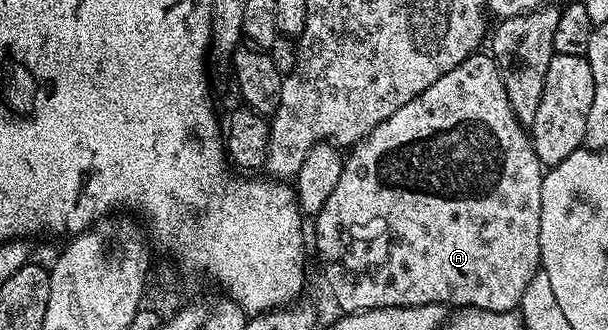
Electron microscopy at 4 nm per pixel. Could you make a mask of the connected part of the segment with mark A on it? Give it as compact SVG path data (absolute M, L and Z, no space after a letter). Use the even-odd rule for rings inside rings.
M488 52L471 54L469 58L462 60L462 64L458 64L458 68L450 68L450 72L438 76L438 80L434 80L434 84L430 84L430 88L426 88L421 94L414 96L414 100L410 100L410 104L402 104L402 108L398 108L398 112L394 112L386 120L378 123L361 142L357 142L347 151L342 176L338 176L338 184L335 185L334 192L330 192L326 204L322 204L320 211L314 215L316 250L320 253L321 260L324 261L324 278L328 281L328 290L332 293L333 300L341 306L341 311L344 314L359 314L362 310L381 310L382 308L394 308L395 306L421 306L422 304L434 304L435 302L439 302L445 308L471 308L474 310L493 310L494 312L515 311L522 300L522 292L526 292L526 284L530 284L532 277L541 269L540 221L542 220L542 180L544 175L545 171L542 169L538 156L532 147L529 131L514 116L514 108L510 108L510 100L506 96L506 88L500 75L500 69L496 67L496 59Z

